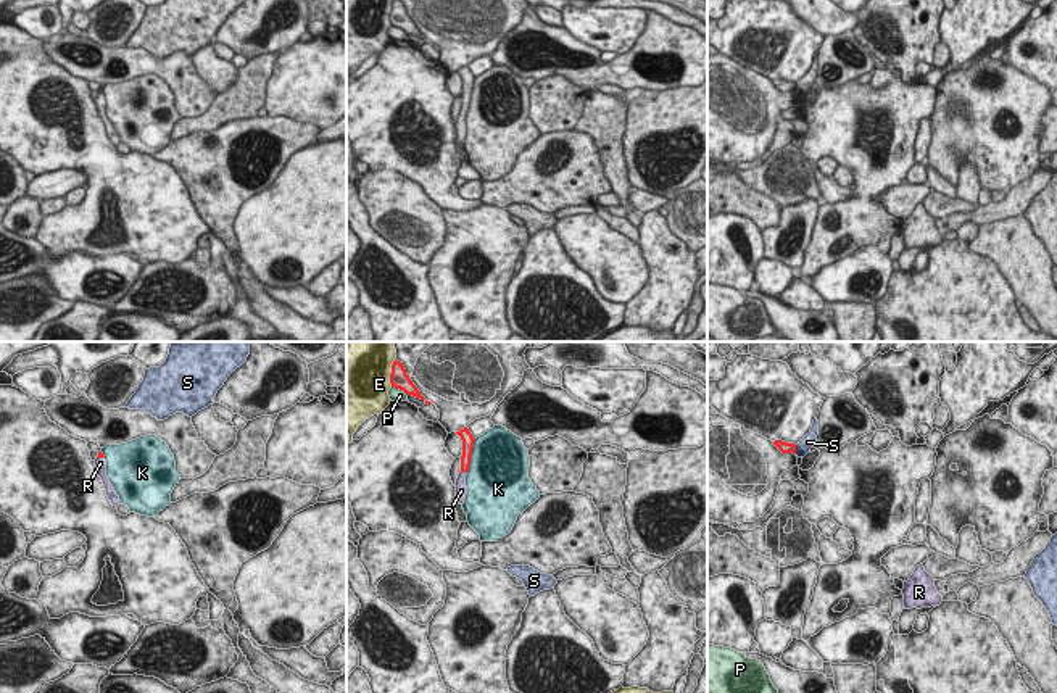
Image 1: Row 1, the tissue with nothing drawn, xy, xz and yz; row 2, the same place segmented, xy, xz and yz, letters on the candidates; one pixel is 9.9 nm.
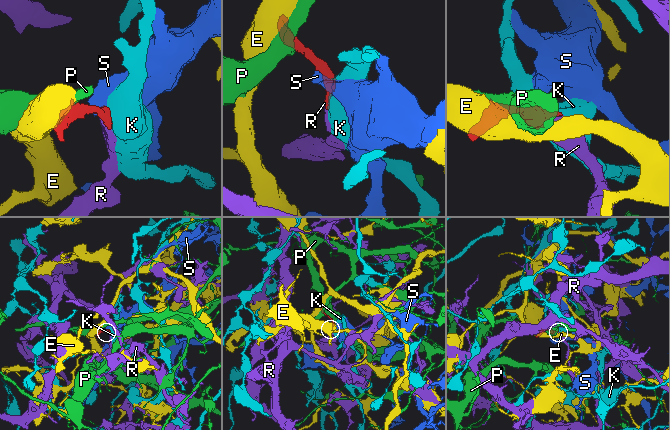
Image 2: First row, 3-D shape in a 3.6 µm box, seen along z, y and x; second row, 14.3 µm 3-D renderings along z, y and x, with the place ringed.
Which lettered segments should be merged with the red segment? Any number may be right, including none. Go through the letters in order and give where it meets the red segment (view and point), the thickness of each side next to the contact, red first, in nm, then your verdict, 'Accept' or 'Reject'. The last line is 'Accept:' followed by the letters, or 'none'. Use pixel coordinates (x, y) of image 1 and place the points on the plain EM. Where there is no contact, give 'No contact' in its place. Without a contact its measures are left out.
E: Touches red at xz (390, 13). Thickness 190 nm (red) against 440 nm. Reject
K: Touches red at xz (471, 94). Thickness 130 nm (red) against 500 nm. Reject
P: Touches red at xz (400, 28). Thickness 190 nm (red) against 130 nm. Reject
R: Touches red at xz (464, 110). Thickness 100 nm (red) against 130 nm. Accept
S: Touches red at yz (795, 89). Thickness 120 nm (red) against 140 nm. Reject
Accept: R

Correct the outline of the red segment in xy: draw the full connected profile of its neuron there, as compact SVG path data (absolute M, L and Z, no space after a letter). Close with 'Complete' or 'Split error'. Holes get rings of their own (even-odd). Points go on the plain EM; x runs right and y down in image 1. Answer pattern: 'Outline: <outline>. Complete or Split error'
Outline: M98 90L98 95L95 98L95 105L97 105L97 111L98 116L102 118L105 129L106 129L106 135L111 140L113 145L119 145L119 135L116 134L113 124L110 122L108 116L106 116L106 100L102 90Z. Split error

